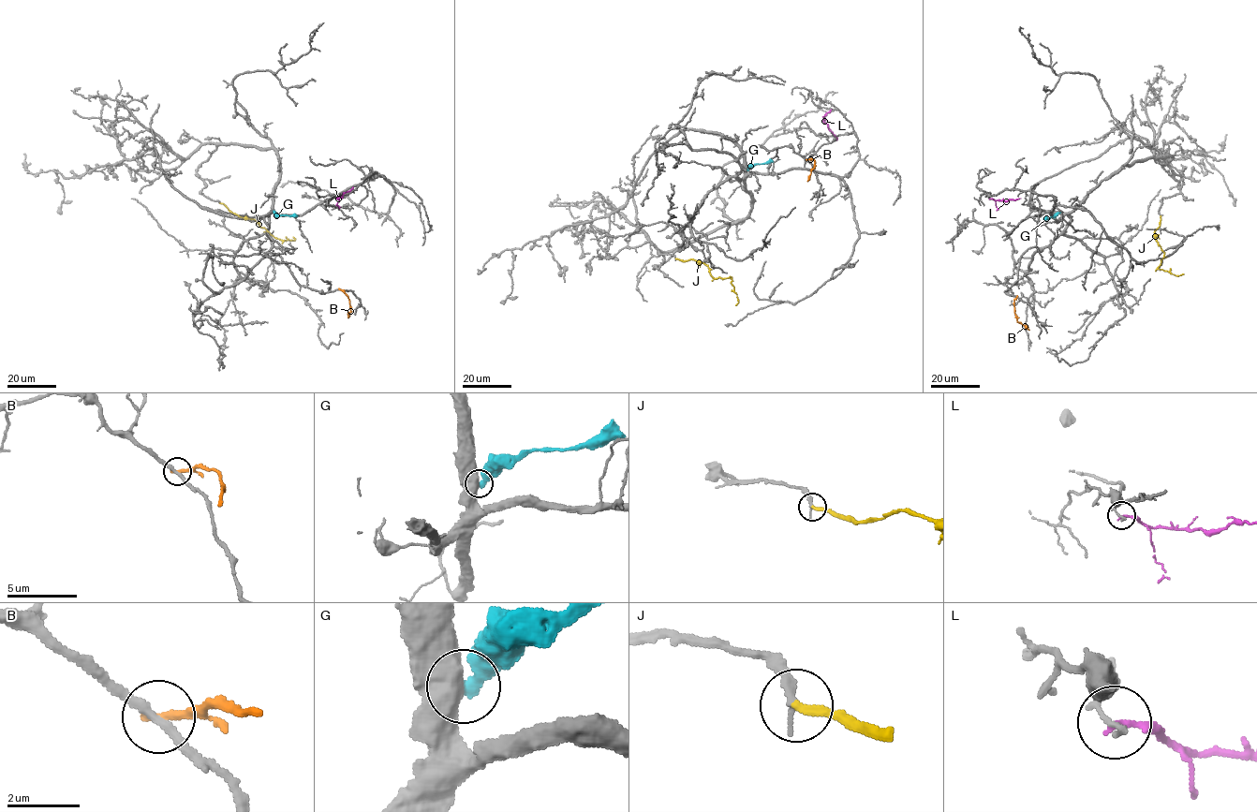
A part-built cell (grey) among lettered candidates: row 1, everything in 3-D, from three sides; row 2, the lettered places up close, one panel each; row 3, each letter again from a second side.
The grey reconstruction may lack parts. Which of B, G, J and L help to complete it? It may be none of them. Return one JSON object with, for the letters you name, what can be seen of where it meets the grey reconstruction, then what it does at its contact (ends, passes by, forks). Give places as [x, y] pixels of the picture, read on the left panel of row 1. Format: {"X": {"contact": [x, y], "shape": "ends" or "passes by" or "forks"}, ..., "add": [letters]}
{"J": {"contact": [220, 203], "shape": "ends"}, "add": ["J"]}

